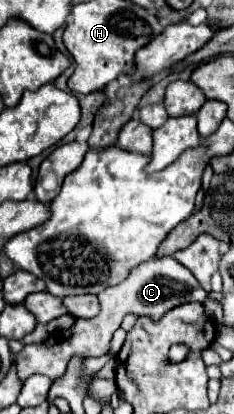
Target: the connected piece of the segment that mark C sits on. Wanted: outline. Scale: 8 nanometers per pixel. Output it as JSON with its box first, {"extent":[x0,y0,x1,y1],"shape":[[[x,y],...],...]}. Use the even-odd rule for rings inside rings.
{"extent":[16,257,207,381],"shape":[[[153,257],[145,261],[141,267],[133,269],[129,277],[115,285],[107,287],[101,295],[101,313],[93,319],[77,319],[71,329],[55,331],[47,341],[37,345],[25,345],[21,353],[16,355],[16,367],[19,380],[24,381],[33,374],[47,375],[53,381],[63,377],[67,371],[67,365],[71,357],[101,357],[109,349],[109,341],[113,333],[119,329],[123,317],[127,313],[133,313],[137,317],[149,317],[153,321],[161,319],[165,311],[171,311],[173,307],[179,307],[181,303],[203,303],[207,299],[207,293],[197,285],[197,279],[189,269],[185,269],[181,263],[177,263],[173,257]]]}

